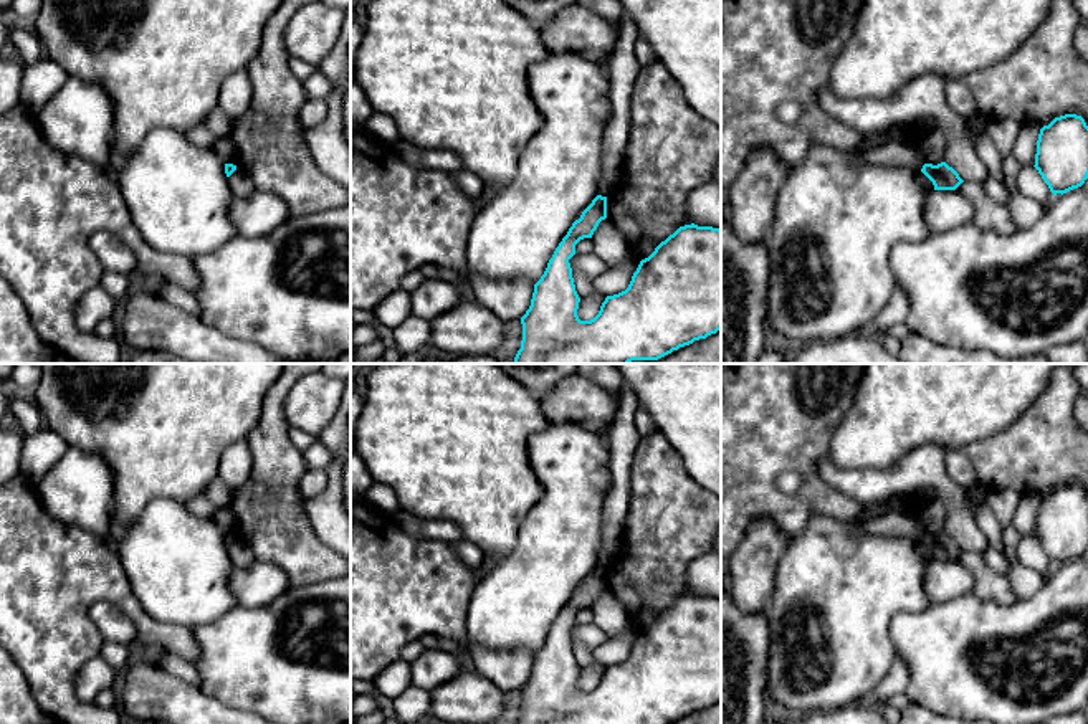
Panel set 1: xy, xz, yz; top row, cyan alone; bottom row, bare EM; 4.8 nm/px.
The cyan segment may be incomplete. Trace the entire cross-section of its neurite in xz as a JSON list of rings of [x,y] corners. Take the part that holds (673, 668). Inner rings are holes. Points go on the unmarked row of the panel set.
[[[597,565],[556,618],[521,688],[518,724],[671,724],[721,701],[721,600],[694,593],[680,597],[661,612],[640,631],[625,661],[607,666],[594,689],[580,691],[580,668],[569,630],[575,625],[575,615],[592,608],[605,588],[607,567]]]

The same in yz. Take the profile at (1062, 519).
[[[1065,484],[1043,496],[1033,536],[1053,565],[1078,559],[1088,549],[1088,496],[1081,486]]]

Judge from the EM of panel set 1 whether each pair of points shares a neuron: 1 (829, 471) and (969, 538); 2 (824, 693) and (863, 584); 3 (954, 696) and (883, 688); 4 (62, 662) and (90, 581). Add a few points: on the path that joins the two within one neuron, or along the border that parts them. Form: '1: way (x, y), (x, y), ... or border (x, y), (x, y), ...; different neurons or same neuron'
1: way (870, 481), (935, 480), (951, 496); same neuron
2: way (835, 666), (837, 610); same neuron
3: border (897, 655), (910, 673), (905, 691); different neurons
4: way (62, 642), (62, 609), (70, 600); same neuron

